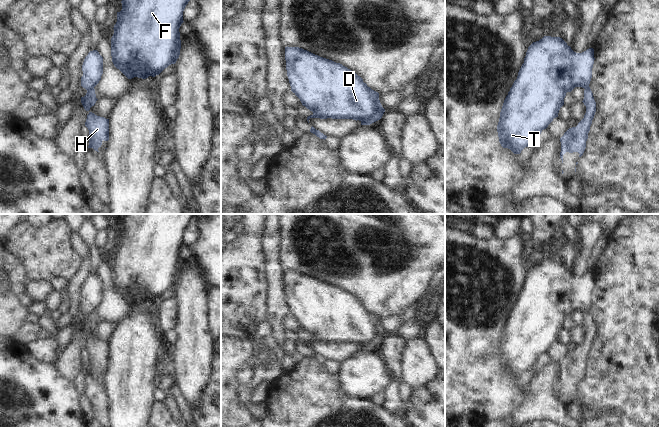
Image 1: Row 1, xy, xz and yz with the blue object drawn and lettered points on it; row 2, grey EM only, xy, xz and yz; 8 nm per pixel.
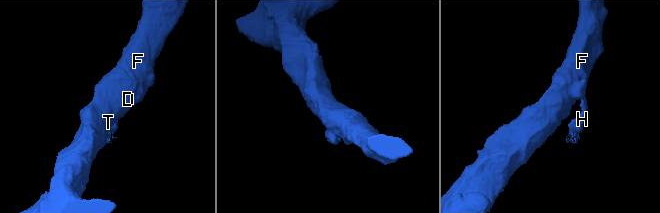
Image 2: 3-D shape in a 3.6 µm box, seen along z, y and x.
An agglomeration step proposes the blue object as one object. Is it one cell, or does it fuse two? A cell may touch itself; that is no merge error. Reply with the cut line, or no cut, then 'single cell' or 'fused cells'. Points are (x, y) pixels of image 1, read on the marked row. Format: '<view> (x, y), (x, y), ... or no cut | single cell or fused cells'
xy (93, 87), (87, 91) | fused cells

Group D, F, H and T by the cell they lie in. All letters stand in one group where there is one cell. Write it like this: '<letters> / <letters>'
D F T / H

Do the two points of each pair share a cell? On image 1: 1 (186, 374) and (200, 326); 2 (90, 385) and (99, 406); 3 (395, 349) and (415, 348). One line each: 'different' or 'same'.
1: same
2: same
3: different

